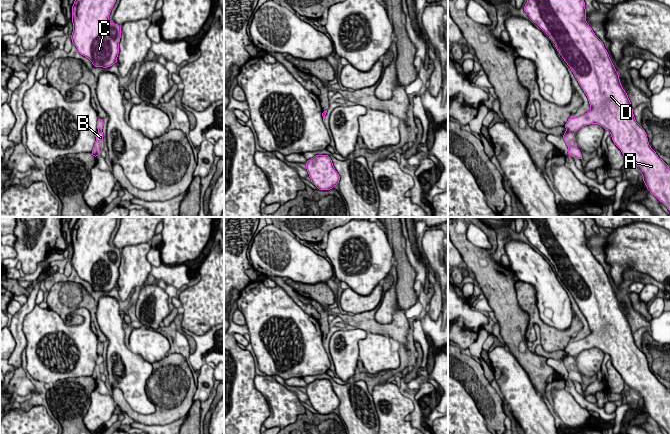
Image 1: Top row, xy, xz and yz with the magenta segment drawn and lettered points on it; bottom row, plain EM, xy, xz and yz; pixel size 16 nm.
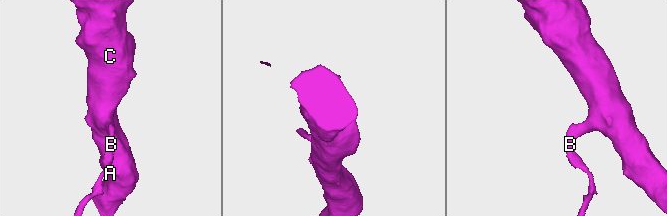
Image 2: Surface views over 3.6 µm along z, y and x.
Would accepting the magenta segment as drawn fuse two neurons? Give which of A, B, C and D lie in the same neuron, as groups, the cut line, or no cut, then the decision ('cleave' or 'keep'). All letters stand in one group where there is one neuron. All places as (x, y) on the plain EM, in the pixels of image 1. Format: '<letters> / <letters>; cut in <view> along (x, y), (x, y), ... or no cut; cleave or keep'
A C D / B; cut in yz along (566, 353), (572, 356); cleave

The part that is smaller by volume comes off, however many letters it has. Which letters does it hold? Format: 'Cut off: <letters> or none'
Cut off: B

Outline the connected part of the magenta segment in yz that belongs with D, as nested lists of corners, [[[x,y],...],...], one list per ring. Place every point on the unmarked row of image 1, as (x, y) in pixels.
[[[523,217],[528,225],[524,235],[529,242],[536,247],[554,266],[555,271],[564,285],[570,291],[579,309],[586,318],[591,333],[584,339],[571,340],[565,348],[566,354],[576,356],[580,352],[590,348],[599,348],[611,357],[614,368],[621,374],[624,383],[634,390],[642,399],[646,412],[658,425],[662,426],[670,434],[670,392],[658,381],[650,371],[647,358],[643,351],[635,344],[631,326],[623,313],[618,296],[616,295],[603,266],[595,259],[592,252],[586,246],[585,226],[578,217]]]

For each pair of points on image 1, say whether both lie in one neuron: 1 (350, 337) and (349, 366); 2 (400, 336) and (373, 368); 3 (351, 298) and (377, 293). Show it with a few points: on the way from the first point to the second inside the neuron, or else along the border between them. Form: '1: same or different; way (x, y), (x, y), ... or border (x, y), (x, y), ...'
1: same; way (349, 344), (349, 359)
2: different; border (372, 333), (385, 334), (394, 345)
3: same; way (357, 300), (371, 299)

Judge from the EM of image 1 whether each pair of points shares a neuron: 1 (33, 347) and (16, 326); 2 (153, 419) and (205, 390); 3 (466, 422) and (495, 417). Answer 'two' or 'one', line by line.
1: two
2: two
3: two

